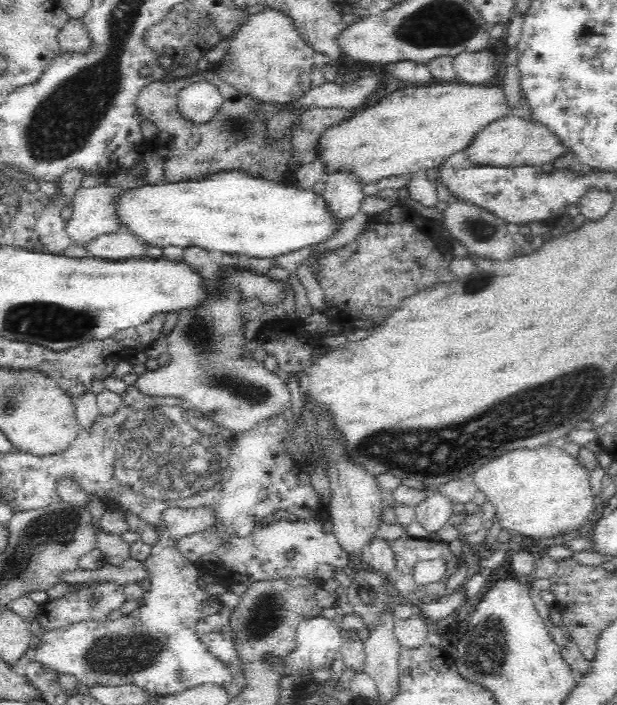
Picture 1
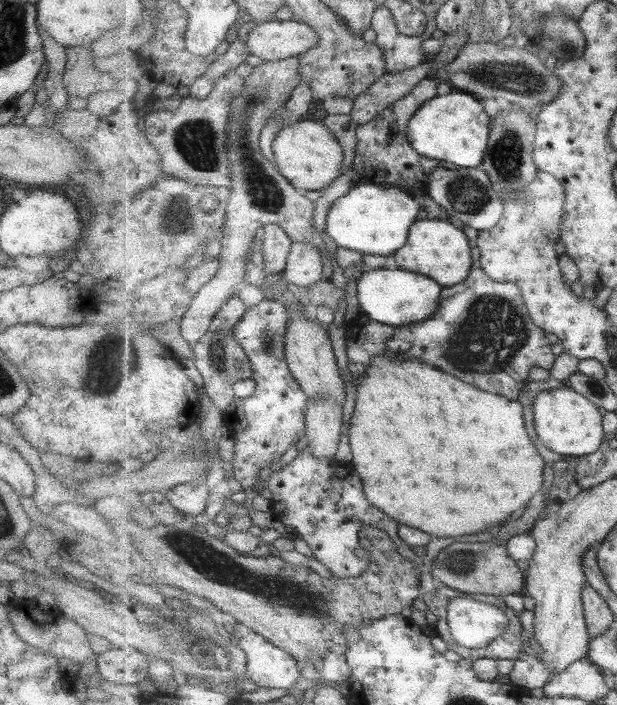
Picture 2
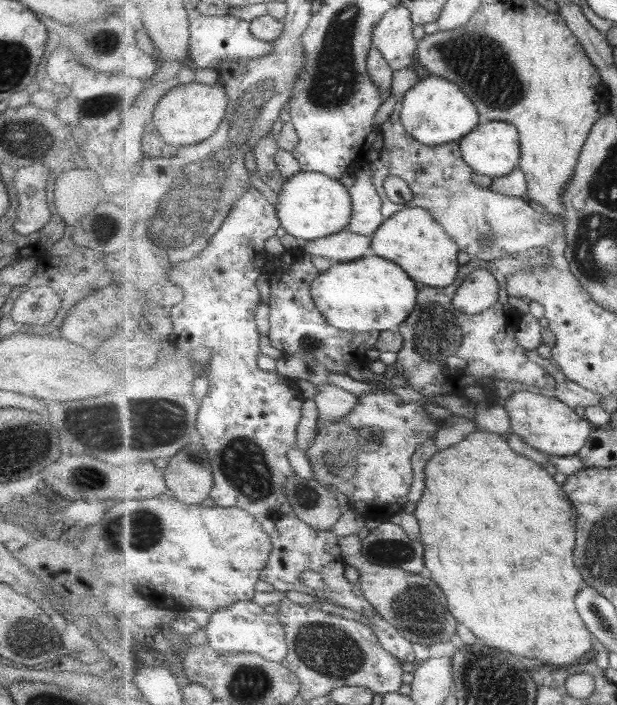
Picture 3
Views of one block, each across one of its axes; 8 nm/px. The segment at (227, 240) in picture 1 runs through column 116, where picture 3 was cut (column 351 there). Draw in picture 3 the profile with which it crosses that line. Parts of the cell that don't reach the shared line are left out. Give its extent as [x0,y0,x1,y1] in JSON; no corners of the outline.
[275,171,353,240]

